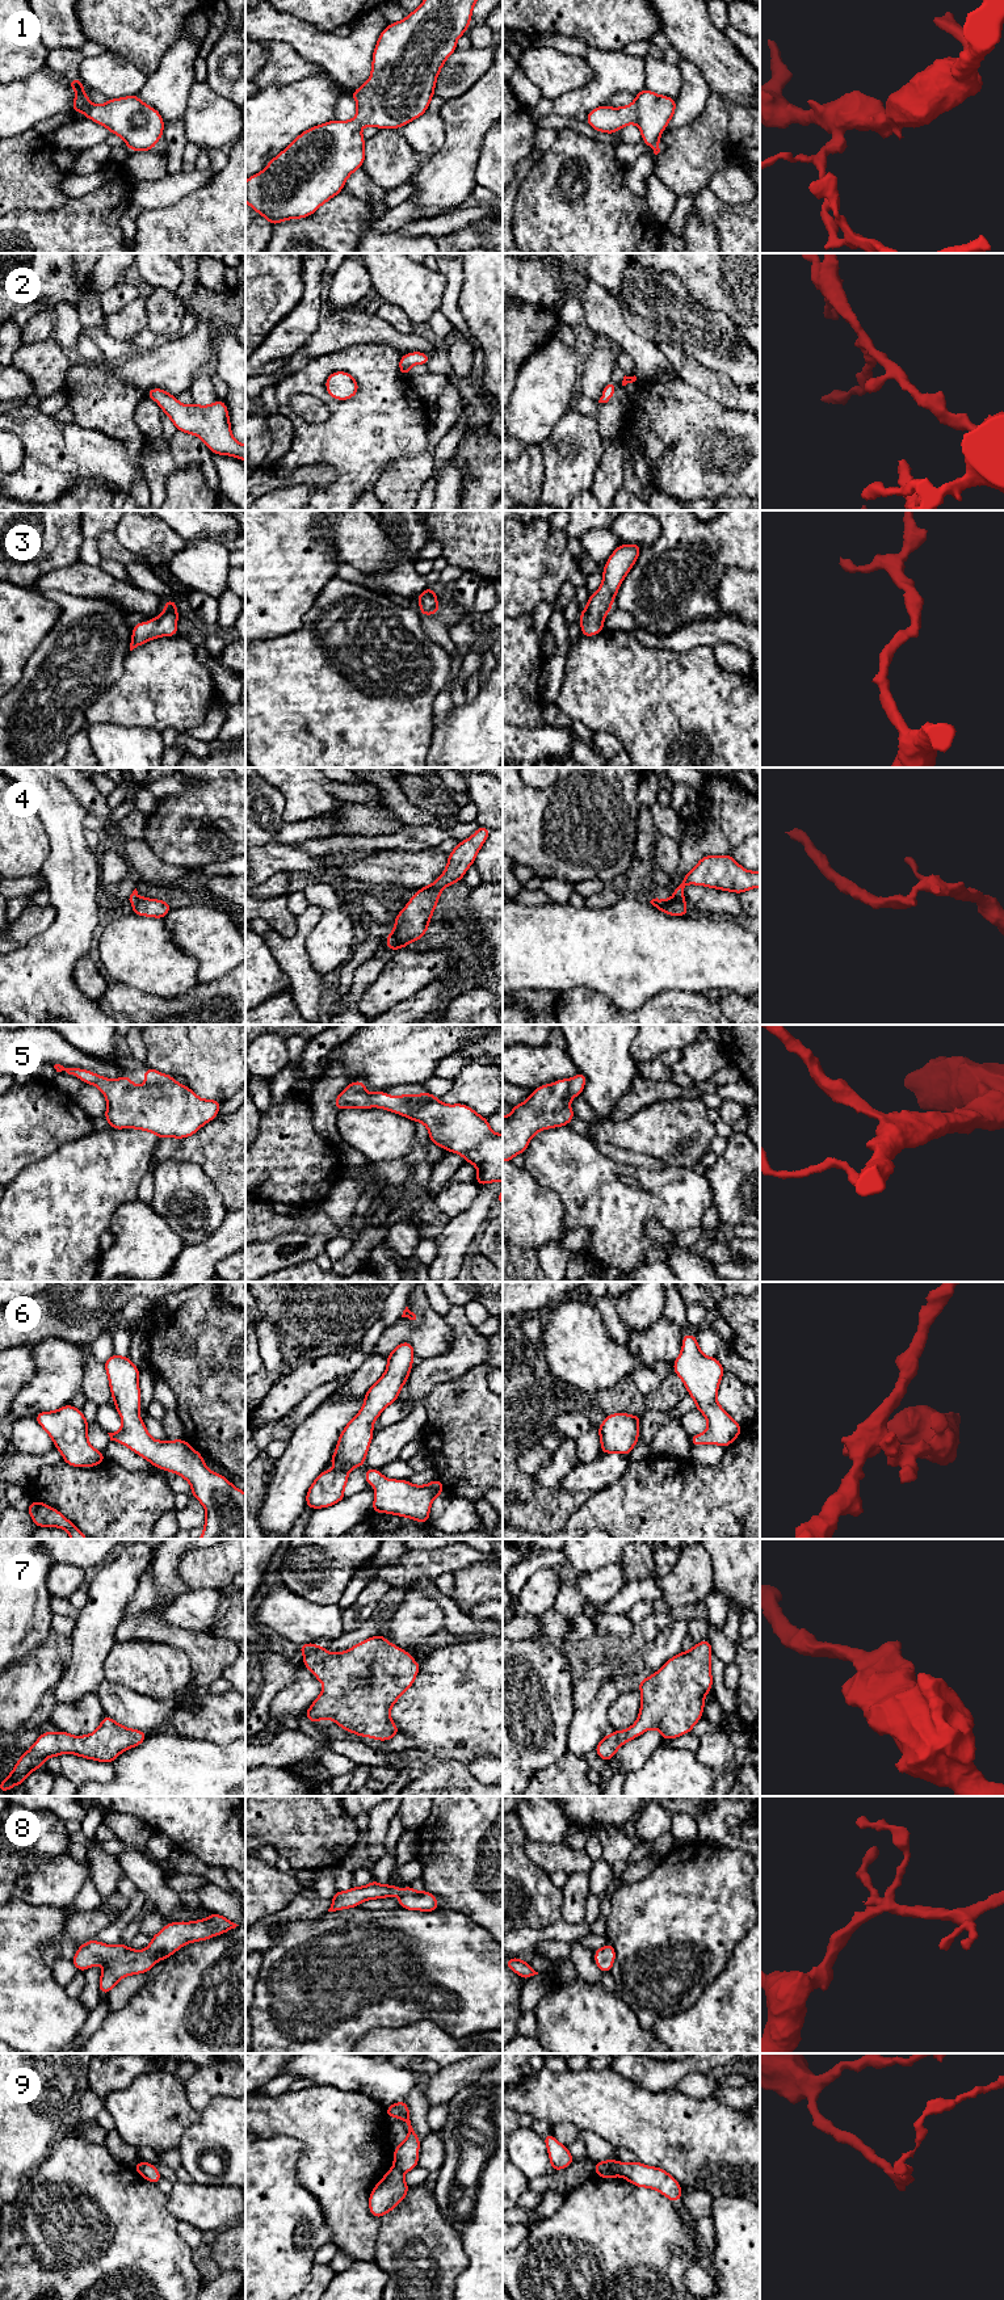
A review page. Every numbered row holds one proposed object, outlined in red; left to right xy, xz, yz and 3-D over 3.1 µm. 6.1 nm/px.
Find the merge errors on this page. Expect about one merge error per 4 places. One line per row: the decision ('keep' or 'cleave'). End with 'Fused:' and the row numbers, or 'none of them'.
1: keep
2: keep
3: keep
4: cleave
5: keep
6: keep
7: keep
8: keep
9: cleave
Fused: 4, 9

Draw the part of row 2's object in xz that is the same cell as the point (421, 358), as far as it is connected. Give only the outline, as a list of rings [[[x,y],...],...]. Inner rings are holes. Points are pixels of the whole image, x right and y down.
[[[421,352],[403,354],[399,361],[399,370],[403,377],[408,377],[408,370],[415,365],[428,365],[430,357]]]

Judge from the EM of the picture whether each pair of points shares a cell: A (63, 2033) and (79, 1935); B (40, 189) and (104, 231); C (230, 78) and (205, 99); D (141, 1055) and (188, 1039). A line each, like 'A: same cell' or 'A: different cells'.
A: different cells
B: different cells
C: different cells
D: different cells

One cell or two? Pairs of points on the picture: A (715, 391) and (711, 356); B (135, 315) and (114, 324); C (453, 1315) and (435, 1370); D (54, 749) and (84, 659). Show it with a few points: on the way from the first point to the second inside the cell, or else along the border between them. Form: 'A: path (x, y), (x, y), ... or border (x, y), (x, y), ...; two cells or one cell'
A: border (687, 354), (726, 374), (740, 386); two cells
B: path (130, 320), (120, 324); one cell
C: path (461, 1329), (461, 1348), (449, 1359); one cell
D: path (54, 727), (54, 692), (62, 681); one cell

